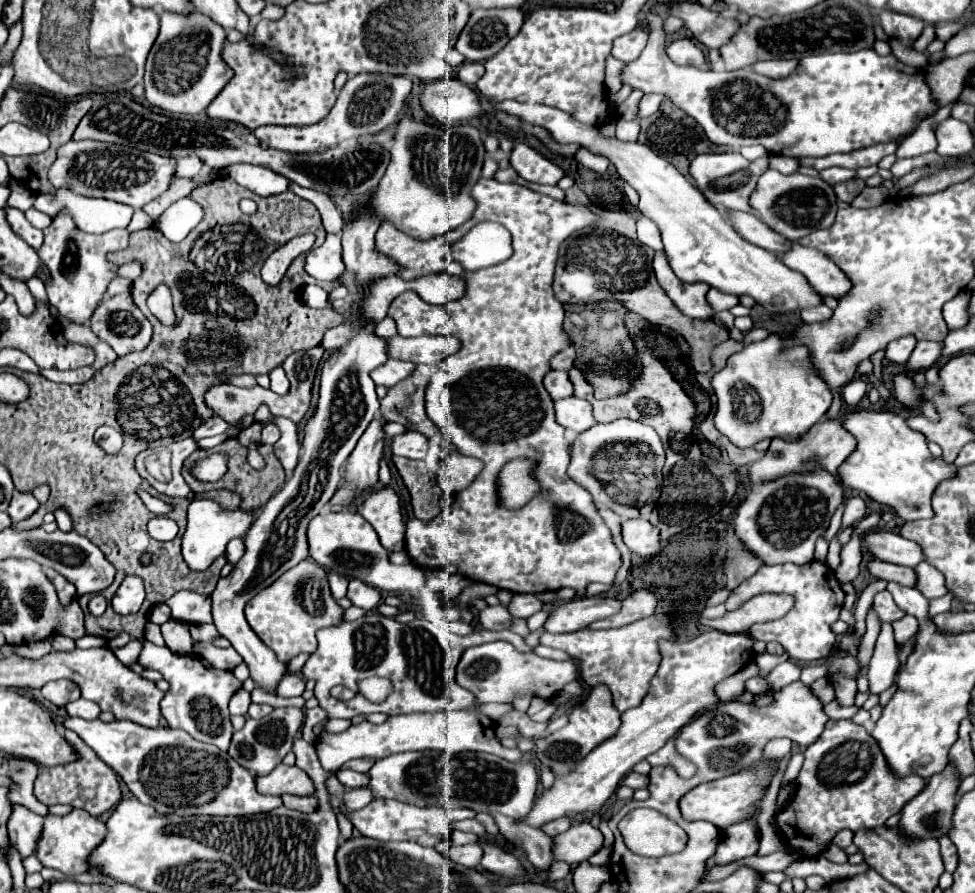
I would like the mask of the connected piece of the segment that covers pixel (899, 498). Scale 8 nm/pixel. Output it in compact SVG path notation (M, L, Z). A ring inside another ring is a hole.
M862 410L848 414L844 426L858 440L858 446L840 466L840 480L846 486L864 492L868 498L890 506L904 522L932 518L934 490L940 482L954 478L958 468L944 458L934 458L926 446L926 438L912 430L898 414Z

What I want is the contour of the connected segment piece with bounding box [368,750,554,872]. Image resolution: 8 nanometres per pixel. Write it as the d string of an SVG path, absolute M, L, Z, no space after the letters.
M424 750L424 752L402 752L376 760L368 776L370 776L368 788L372 790L374 798L386 800L392 798L420 808L444 806L448 810L470 808L474 812L486 812L496 820L500 834L508 842L512 842L516 850L524 852L526 858L538 870L546 872L554 862L552 838L544 834L540 828L532 828L522 822L534 806L534 796L538 788L538 770L532 762L512 764L494 754L482 752L448 754Z

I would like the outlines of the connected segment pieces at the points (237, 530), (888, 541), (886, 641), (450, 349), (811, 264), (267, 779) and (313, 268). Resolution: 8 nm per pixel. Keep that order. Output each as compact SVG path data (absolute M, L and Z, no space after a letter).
M194 500L188 508L188 526L182 536L182 556L186 564L190 568L208 568L220 554L224 554L224 548L232 538L246 534L250 530L256 516L258 516L258 510L256 512L254 510L230 512L230 510L220 510L216 502Z
M868 532L864 538L870 540L870 550L866 550L866 552L870 552L874 558L880 558L884 562L914 568L924 560L922 548L916 542L902 538L900 534Z
M884 624L882 632L876 640L874 656L870 662L868 670L868 682L870 682L870 692L880 694L888 690L894 682L898 670L898 650L896 650L896 640L892 634L892 626Z
M394 336L392 346L388 346L390 358L408 360L416 364L438 364L440 360L456 354L458 350L460 340L454 336Z
M794 242L792 250L782 256L782 262L788 268L804 274L808 282L812 282L812 286L816 286L816 290L820 290L820 294L824 296L838 300L852 288L848 276L830 258L824 258L824 254L820 254L818 250L800 246L798 242Z
M278 764L266 776L256 776L256 784L260 794L272 794L272 796L282 796L282 794L312 796L316 792L314 782L304 770L286 764Z
M328 234L320 248L312 250L305 261L305 270L318 280L336 282L344 274L340 234Z

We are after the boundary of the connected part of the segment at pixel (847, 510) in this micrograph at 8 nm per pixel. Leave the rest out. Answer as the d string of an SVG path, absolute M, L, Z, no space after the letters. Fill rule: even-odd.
M849 499L845 508L844 508L844 514L842 517L842 524L841 529L838 531L837 535L839 535L846 527L852 524L852 522L855 522L856 520L862 519L865 513L862 515L859 513L859 510L861 509L862 502L860 499Z

